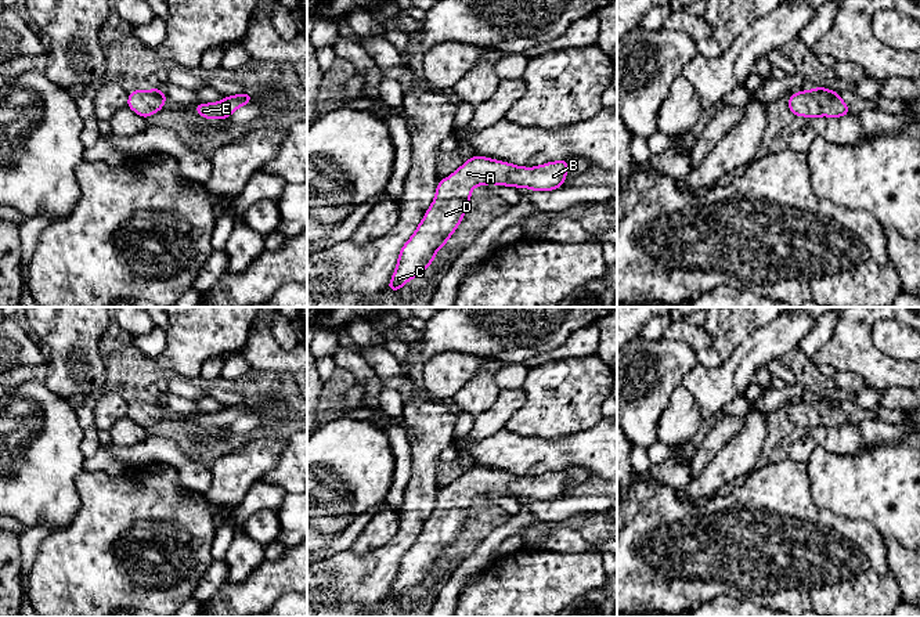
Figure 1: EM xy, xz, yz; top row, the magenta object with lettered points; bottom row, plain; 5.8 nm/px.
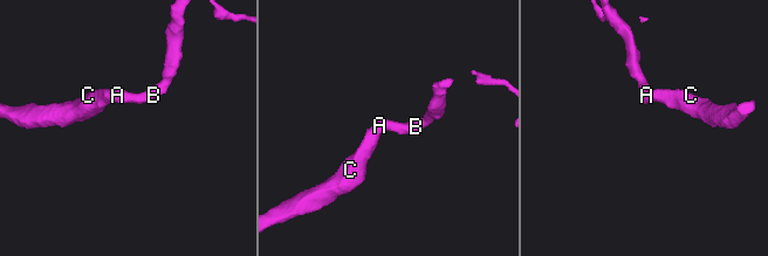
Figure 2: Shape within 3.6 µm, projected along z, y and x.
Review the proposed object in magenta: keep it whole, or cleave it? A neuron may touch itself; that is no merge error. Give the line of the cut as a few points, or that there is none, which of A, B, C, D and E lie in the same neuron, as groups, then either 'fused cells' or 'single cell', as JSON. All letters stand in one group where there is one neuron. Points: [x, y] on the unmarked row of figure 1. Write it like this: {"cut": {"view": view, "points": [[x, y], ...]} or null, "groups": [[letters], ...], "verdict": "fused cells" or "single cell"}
{"cut": null, "groups": [["A", "B", "C", "D", "E"]], "verdict": "single cell"}

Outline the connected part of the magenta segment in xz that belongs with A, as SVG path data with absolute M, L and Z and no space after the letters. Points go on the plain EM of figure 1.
M479 465L468 469L447 490L439 490L433 513L414 545L401 558L394 584L386 599L398 602L403 595L421 585L432 574L436 562L445 558L447 549L462 531L475 497L498 494L552 501L563 495L567 479L567 469L537 477L522 477Z

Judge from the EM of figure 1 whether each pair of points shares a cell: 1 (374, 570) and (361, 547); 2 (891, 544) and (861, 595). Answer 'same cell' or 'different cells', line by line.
1: different cells
2: different cells

